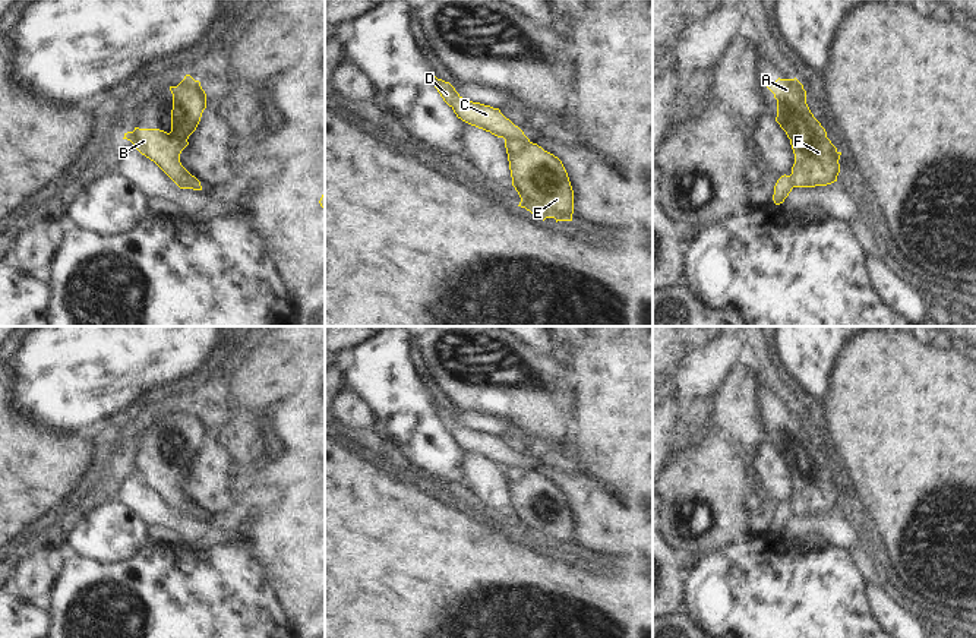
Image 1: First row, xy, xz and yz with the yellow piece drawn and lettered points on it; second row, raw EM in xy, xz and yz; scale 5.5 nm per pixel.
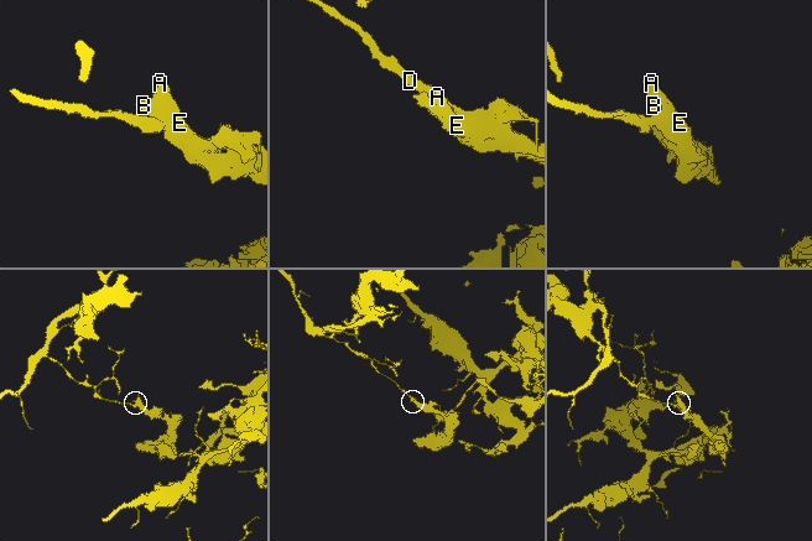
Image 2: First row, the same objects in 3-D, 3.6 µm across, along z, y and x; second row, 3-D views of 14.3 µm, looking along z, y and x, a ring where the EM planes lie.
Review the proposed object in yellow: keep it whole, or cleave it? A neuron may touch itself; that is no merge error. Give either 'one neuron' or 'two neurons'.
two neurons

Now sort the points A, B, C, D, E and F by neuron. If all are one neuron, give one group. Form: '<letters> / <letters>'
A B E F / C D

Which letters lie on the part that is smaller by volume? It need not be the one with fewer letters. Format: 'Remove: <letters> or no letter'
Remove: A, B, E, F

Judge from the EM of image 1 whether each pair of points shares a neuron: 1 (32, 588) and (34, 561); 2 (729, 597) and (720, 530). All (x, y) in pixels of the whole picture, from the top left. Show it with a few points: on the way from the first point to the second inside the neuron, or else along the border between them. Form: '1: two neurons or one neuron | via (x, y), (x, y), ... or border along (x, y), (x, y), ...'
1: one neuron | via (31, 581), (31, 568)
2: two neurons | border along (749, 536), (703, 553)

